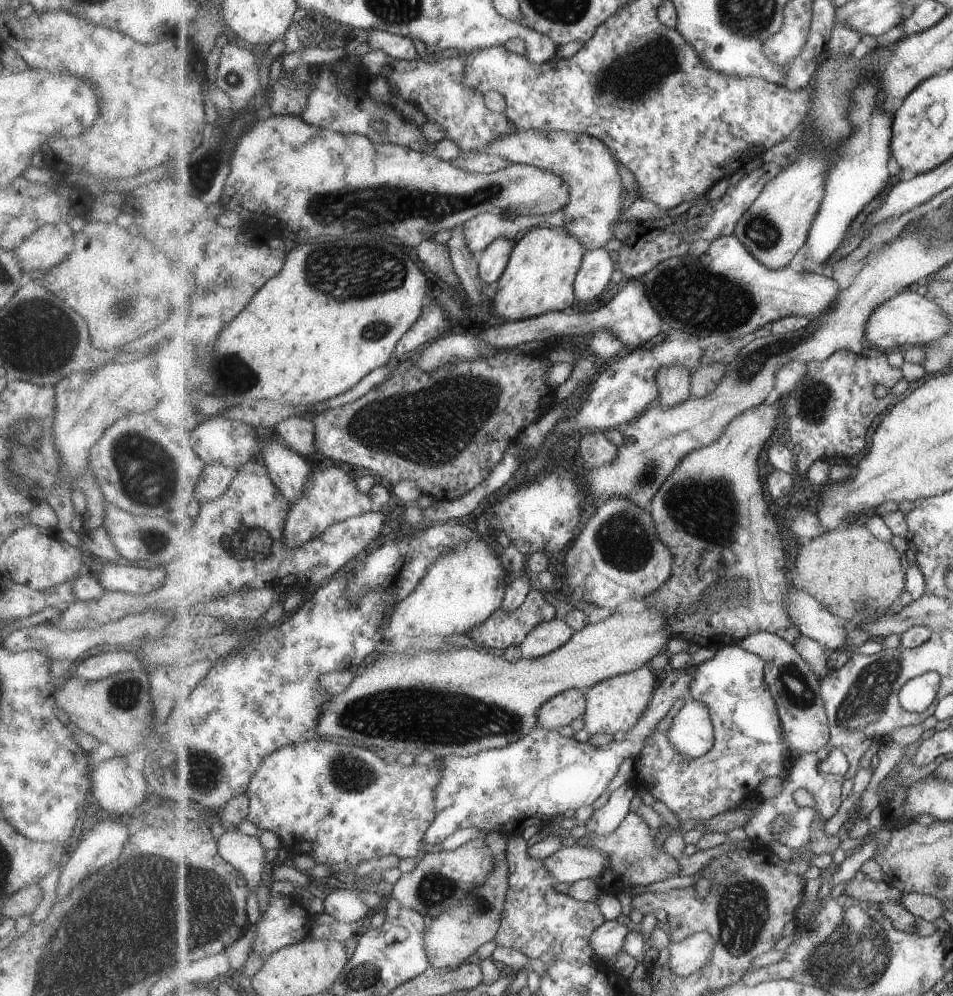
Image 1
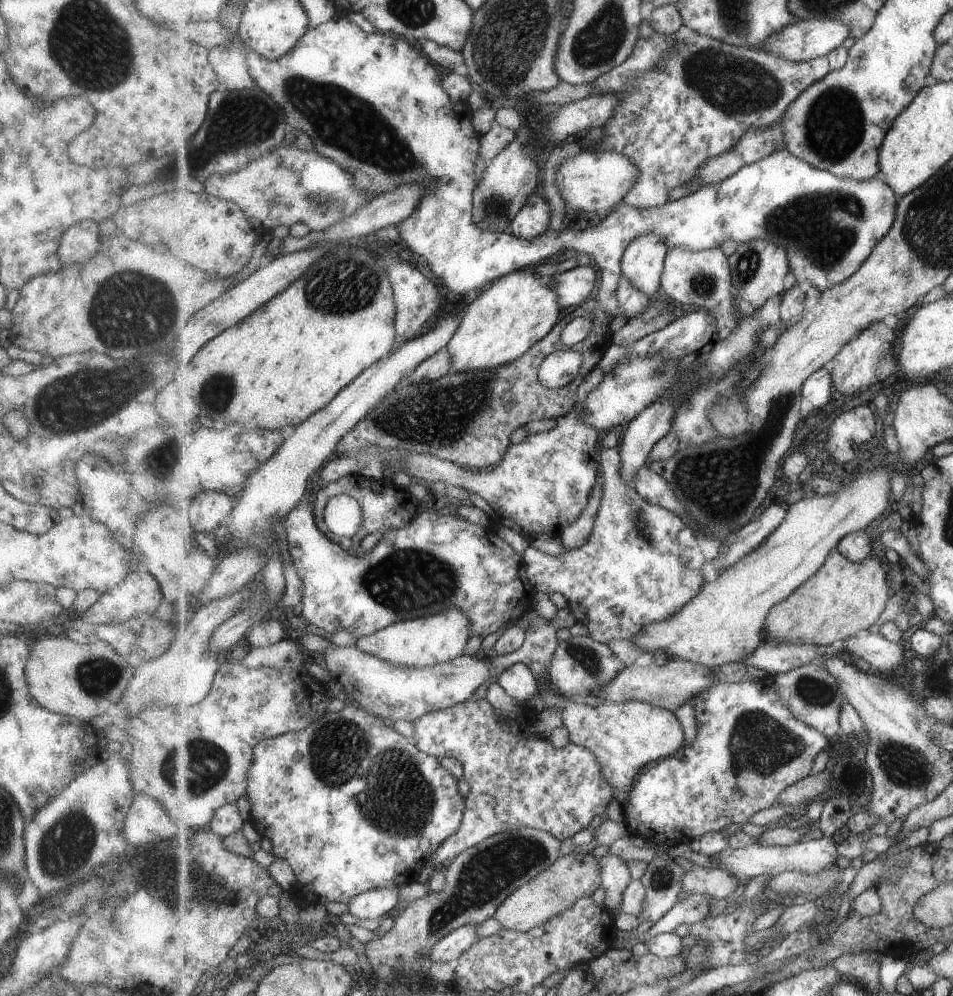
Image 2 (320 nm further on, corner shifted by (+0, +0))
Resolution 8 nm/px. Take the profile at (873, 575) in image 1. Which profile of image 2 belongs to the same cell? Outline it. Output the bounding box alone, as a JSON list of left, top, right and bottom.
[766,551,893,645]

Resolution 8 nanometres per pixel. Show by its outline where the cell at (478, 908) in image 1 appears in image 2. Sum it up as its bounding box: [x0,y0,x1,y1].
[494,854,602,931]

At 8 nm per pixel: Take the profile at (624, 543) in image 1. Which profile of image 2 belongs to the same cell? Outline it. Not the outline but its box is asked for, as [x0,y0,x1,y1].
[522,447,707,645]

